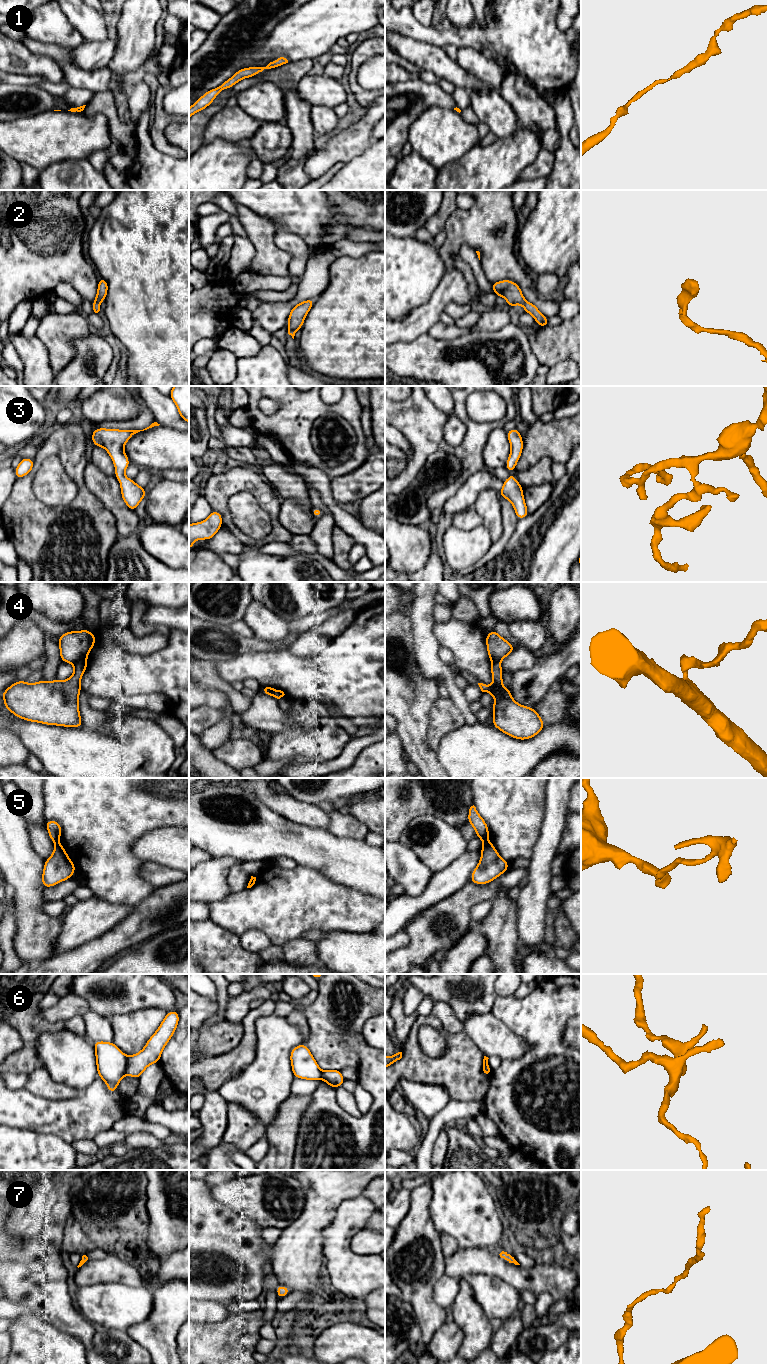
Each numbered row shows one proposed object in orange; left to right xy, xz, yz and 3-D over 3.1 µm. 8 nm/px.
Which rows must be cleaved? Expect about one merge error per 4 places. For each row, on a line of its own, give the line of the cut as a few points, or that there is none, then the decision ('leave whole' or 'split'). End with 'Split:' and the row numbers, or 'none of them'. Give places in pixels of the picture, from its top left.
1: cut none; leave whole
2: cut none; leave whole
3: cut none; leave whole
4: cut xy (85, 658), (73, 664); split
5: cut xy (58, 842), (55, 844); split
6: cut xy (127, 1057), (127, 1066), (124, 1073); split
7: cut none; leave whole
Split: 4, 5, 6

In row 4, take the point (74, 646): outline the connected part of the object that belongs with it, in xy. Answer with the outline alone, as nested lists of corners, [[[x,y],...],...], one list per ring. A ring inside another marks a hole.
[[[87,629],[62,634],[58,640],[61,661],[74,665],[82,659],[86,659],[95,642],[95,634]]]

